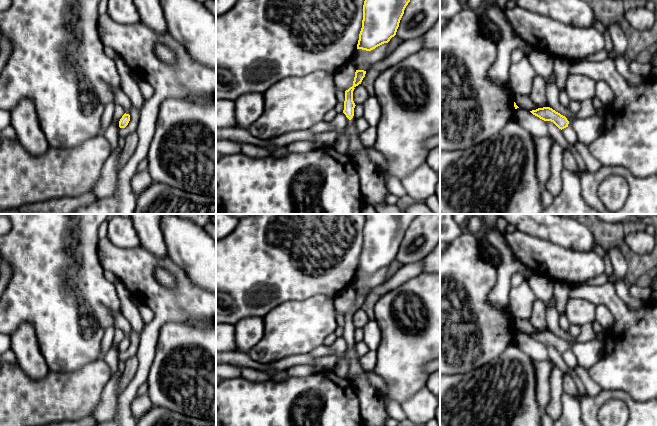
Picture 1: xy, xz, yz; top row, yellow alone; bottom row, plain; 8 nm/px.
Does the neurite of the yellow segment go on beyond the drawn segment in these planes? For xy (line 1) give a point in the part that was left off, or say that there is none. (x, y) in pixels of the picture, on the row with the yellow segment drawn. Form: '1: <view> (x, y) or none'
1: none

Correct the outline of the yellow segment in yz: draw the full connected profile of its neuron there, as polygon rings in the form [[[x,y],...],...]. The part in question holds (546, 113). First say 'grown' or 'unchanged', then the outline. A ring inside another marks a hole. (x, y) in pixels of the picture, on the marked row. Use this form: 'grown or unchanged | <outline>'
grown | [[[550,107],[538,108],[530,112],[544,121],[553,122],[561,130],[571,126],[580,142],[587,146],[601,135],[604,128],[604,118],[598,116],[591,116],[585,119],[575,118],[570,122],[565,116]]]

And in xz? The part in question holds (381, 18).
unchanged | [[[365,0],[357,49],[371,51],[396,35],[410,0]]]

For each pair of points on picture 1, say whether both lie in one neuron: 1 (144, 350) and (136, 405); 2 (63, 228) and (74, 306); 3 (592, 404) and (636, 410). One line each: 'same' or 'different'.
1: different
2: same
3: same

